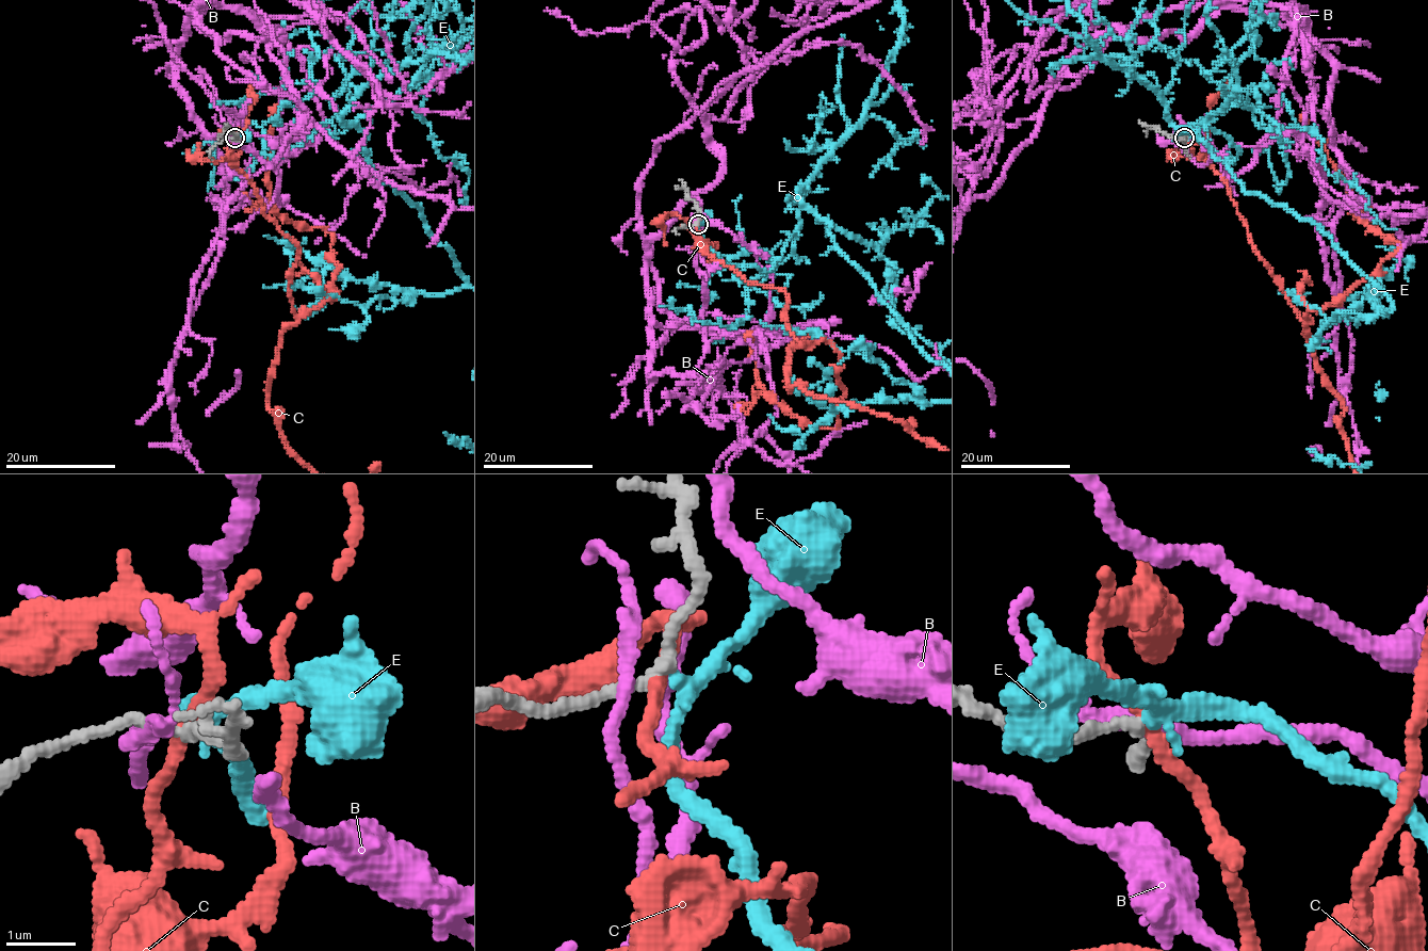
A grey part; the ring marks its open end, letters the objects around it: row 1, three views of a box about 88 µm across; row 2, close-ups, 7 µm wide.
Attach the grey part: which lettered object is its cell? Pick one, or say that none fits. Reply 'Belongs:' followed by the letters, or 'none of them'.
Belongs: E

